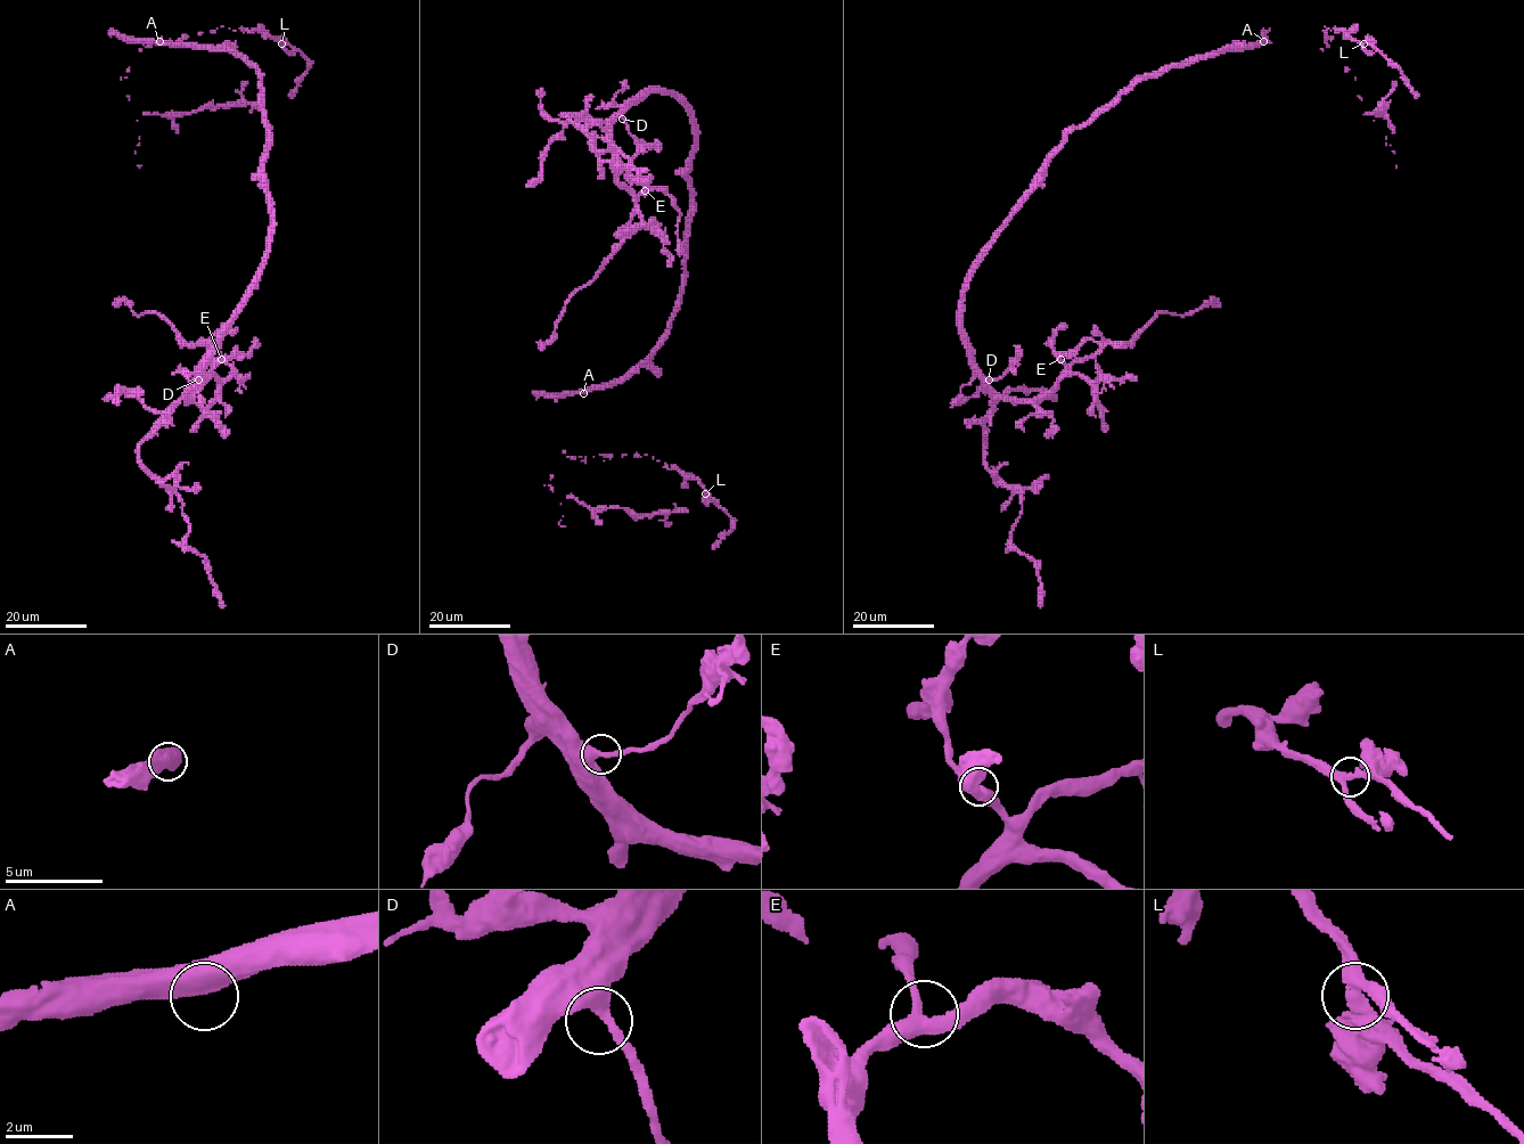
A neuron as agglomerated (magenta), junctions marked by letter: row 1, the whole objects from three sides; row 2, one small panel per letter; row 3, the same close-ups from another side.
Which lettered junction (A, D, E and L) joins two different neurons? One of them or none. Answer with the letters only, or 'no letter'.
no letter

